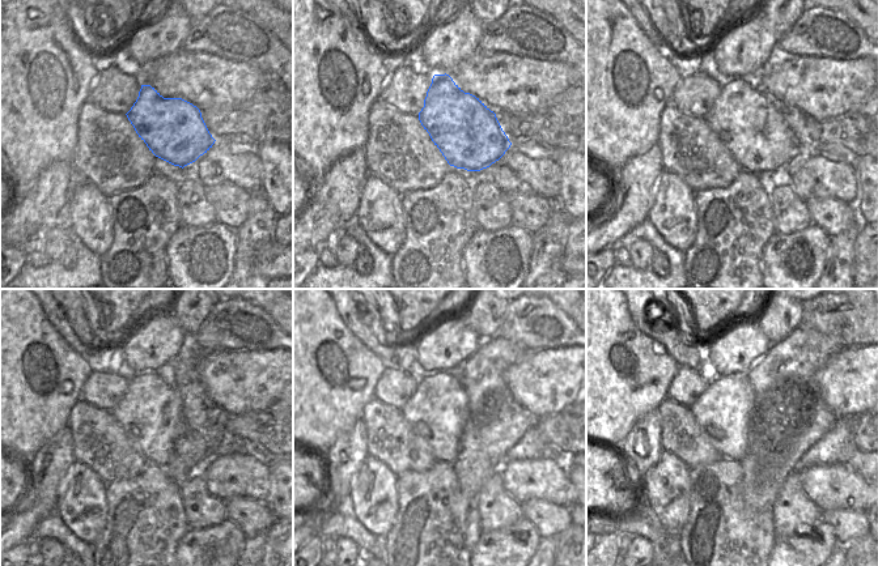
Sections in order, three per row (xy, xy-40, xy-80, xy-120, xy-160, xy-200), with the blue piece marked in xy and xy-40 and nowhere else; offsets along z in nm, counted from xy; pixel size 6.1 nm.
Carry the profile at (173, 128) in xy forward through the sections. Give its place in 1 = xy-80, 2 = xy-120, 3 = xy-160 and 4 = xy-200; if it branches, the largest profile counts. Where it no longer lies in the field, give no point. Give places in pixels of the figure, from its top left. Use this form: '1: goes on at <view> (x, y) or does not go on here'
1: goes on at xy-80 (749, 123)
2: goes on at xy-120 (151, 412)
3: goes on at xy-160 (437, 411)
4: goes on at xy-200 (722, 411)

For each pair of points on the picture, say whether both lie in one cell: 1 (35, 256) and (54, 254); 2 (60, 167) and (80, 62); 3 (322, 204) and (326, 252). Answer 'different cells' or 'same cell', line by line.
1: different cells
2: different cells
3: different cells

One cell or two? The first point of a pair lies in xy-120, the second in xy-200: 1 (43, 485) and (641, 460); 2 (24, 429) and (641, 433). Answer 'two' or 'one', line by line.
1: one
2: two

